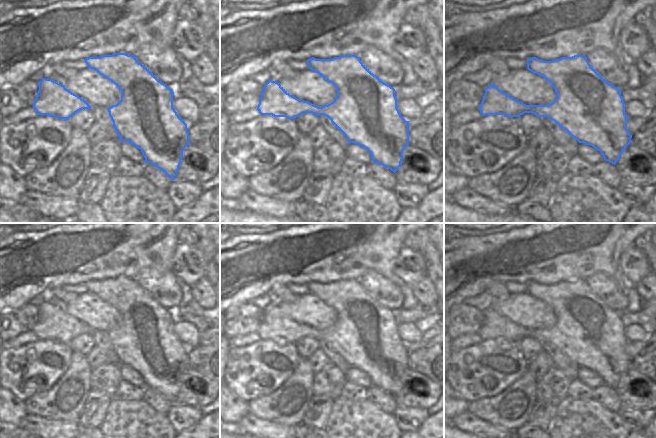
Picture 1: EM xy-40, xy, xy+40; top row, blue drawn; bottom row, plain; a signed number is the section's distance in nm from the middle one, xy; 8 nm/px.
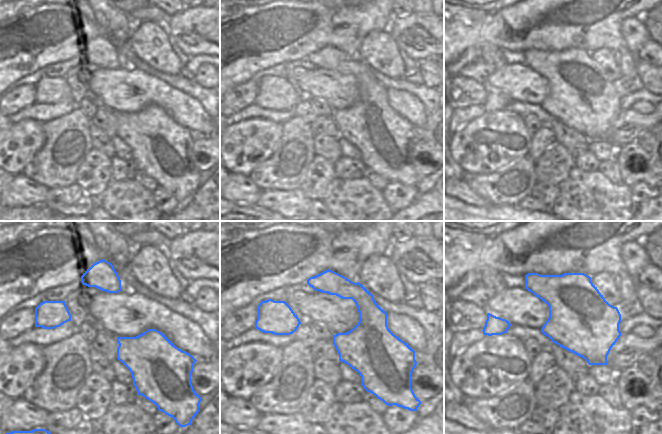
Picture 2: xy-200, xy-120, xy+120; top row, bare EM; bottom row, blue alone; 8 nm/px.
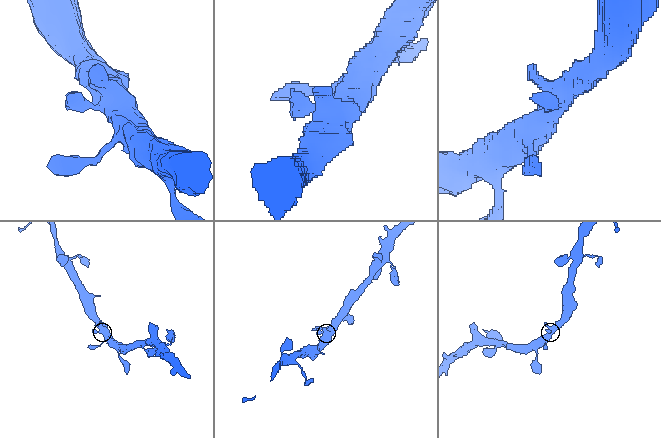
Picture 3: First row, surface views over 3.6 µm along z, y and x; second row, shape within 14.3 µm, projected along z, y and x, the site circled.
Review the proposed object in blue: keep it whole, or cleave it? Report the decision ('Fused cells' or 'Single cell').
Single cell

